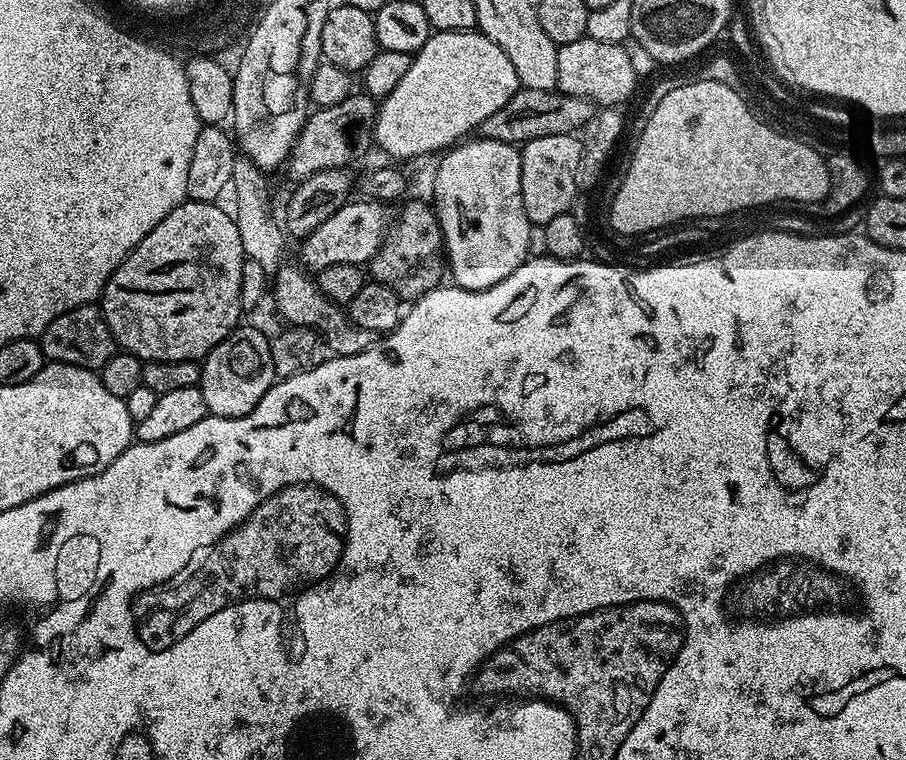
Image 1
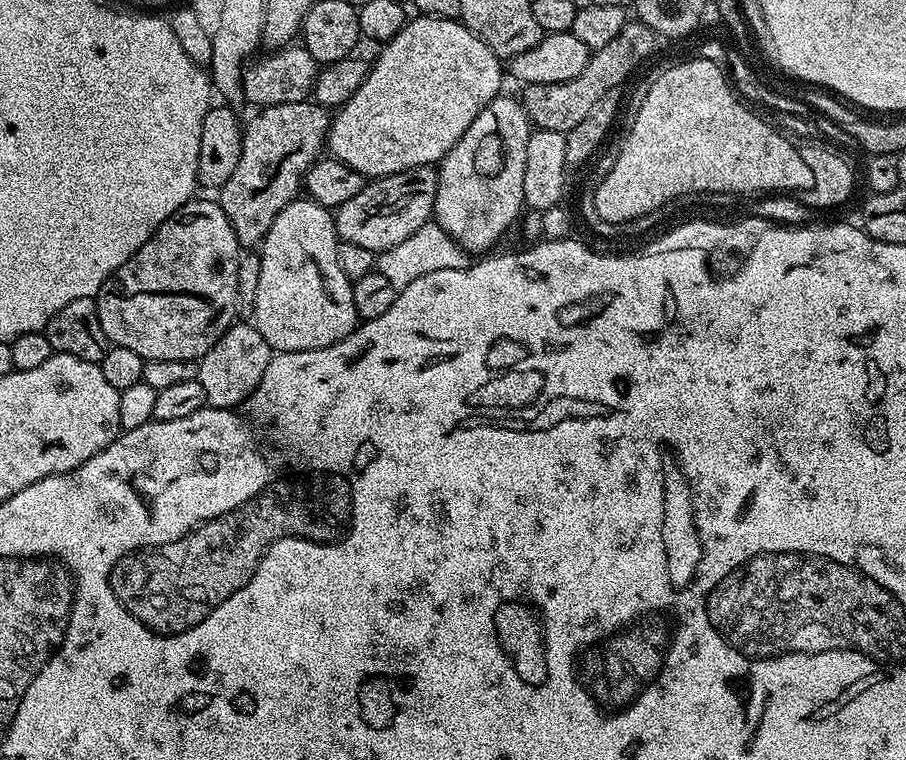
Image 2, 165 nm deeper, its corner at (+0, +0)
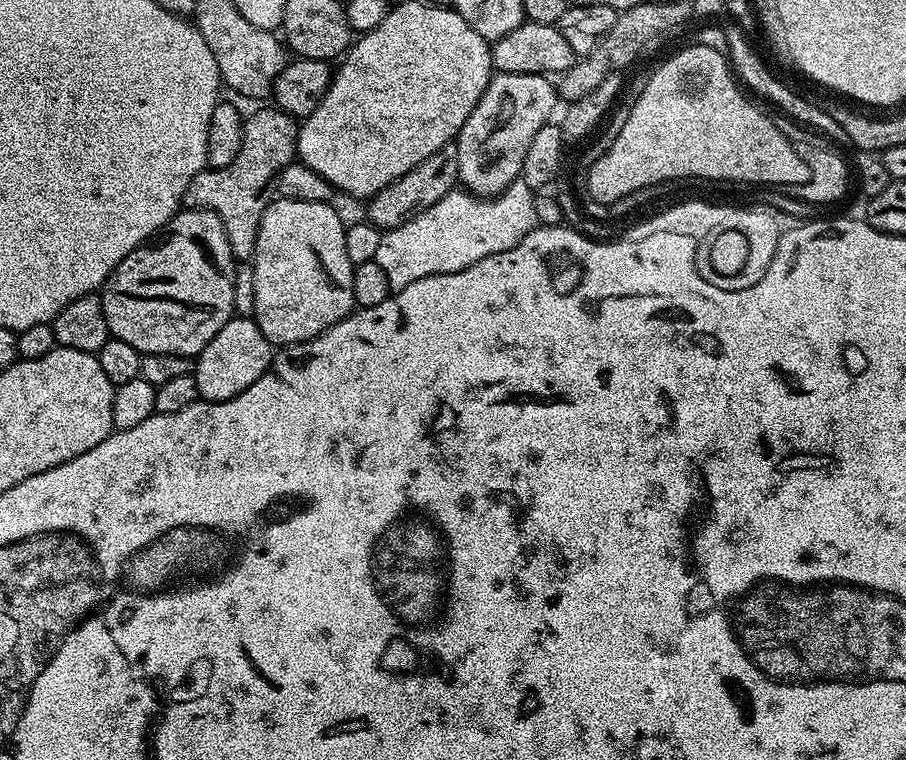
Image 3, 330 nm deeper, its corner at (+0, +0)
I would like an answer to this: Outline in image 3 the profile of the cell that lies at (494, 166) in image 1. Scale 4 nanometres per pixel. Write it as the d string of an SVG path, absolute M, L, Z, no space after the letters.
M506 74L493 75L478 106L466 118L460 135L456 137L459 183L472 195L481 198L499 196L503 188L521 179L526 150L534 134L543 124L553 119L552 111L558 105L558 88L547 75Z

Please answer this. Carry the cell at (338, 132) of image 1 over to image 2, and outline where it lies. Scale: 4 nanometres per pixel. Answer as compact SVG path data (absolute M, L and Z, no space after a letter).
M315 102L269 104L257 112L260 113L249 124L247 121L243 125L242 154L238 158L238 166L234 166L234 174L226 178L226 182L218 189L219 206L226 214L241 249L244 250L255 249L263 241L279 212L301 195L304 175L311 164L321 159L328 142L330 127L329 109Z

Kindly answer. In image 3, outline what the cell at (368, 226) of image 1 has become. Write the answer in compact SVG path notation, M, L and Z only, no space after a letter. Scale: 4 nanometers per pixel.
M455 143L442 146L442 150L430 154L430 158L426 158L426 162L418 162L418 166L414 166L414 170L402 174L402 178L398 178L367 201L367 223L375 224L381 230L397 228L411 216L416 216L422 210L434 206L434 202L438 202L448 192L453 191L457 187L459 178Z

